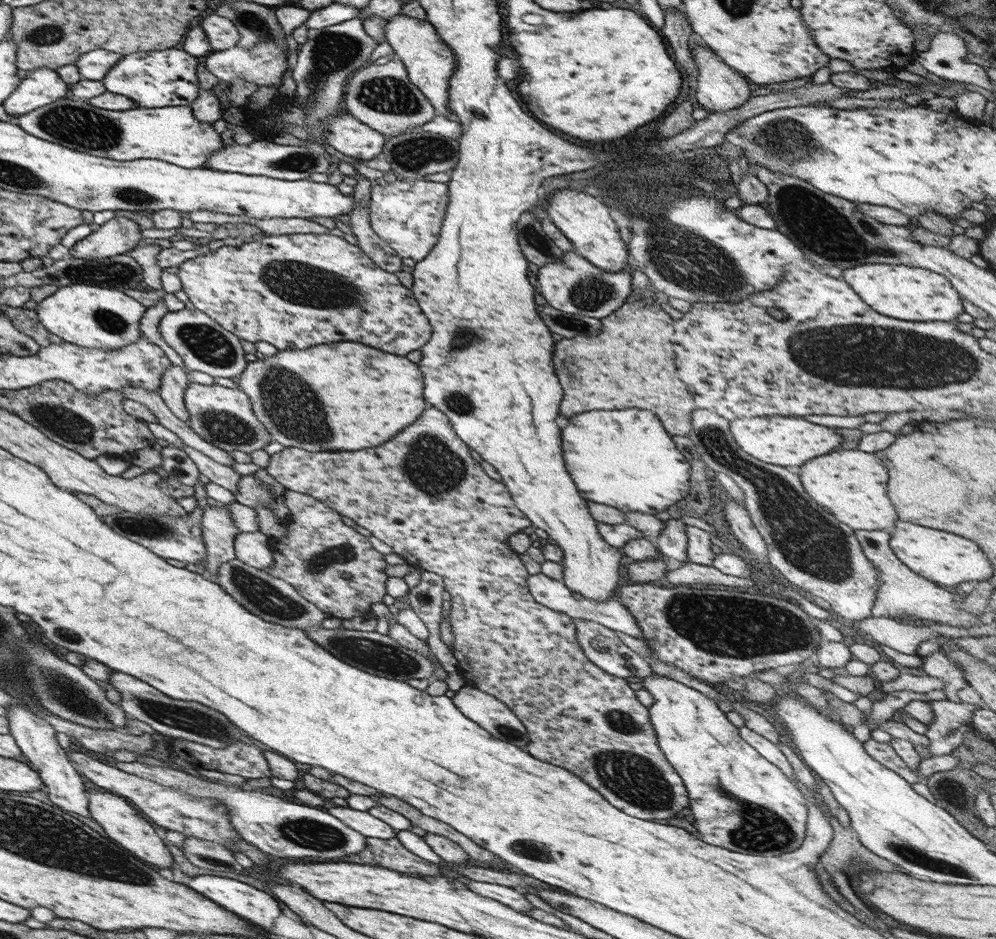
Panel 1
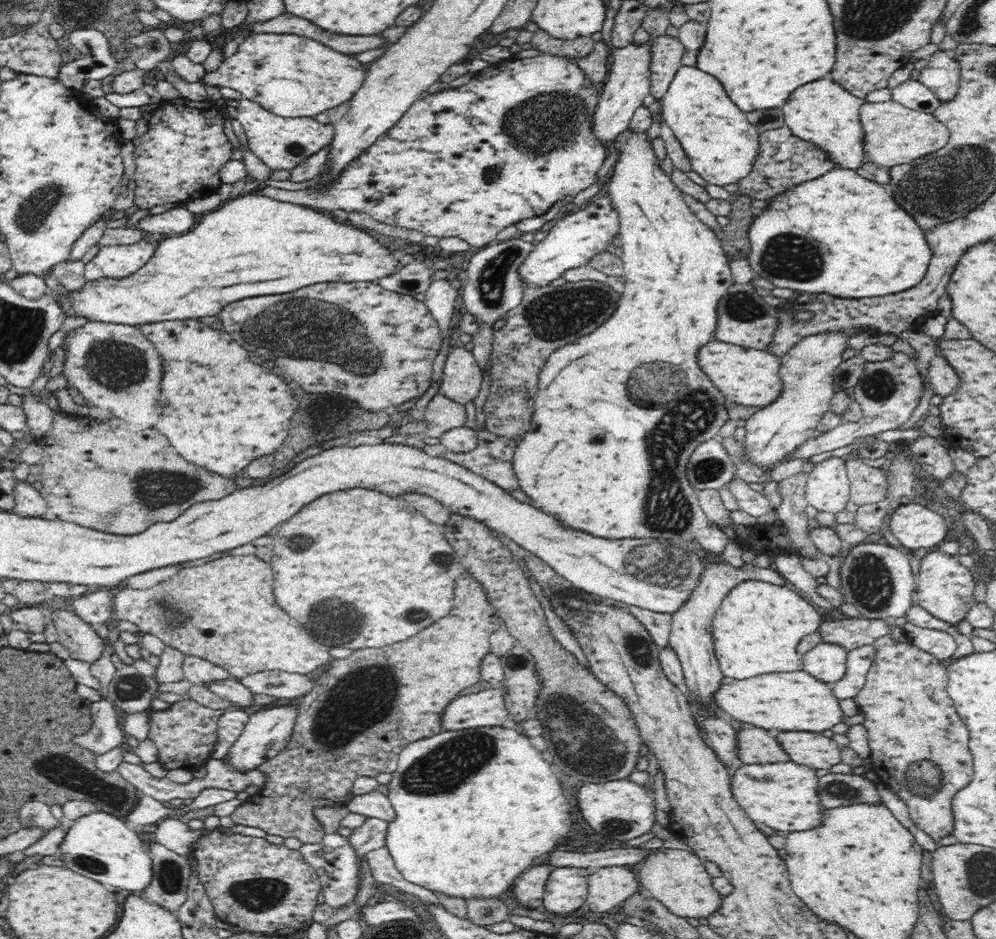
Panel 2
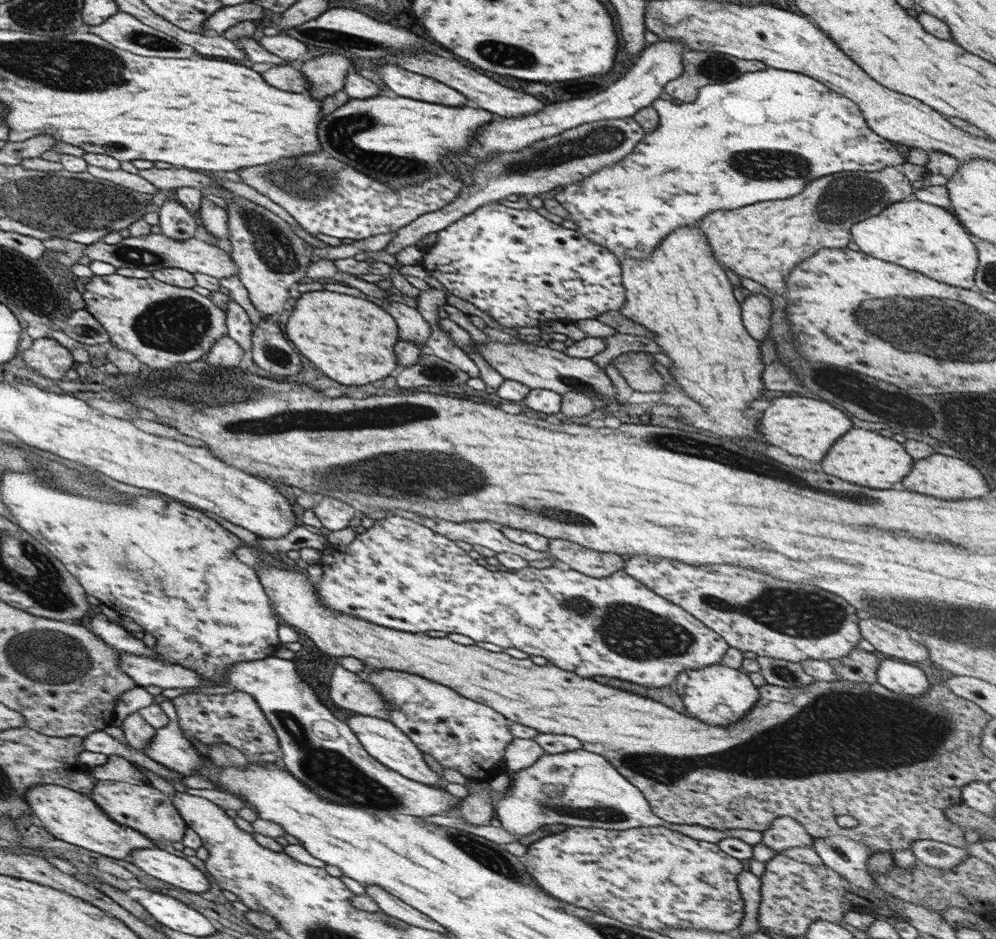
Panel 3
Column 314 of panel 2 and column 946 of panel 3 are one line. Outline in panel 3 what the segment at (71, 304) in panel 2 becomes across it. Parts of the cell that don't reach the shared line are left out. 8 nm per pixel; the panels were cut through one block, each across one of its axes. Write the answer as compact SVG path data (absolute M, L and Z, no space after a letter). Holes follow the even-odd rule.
M907 198L901 202L894 202L880 210L879 213L853 223L850 226L850 240L857 244L859 251L865 252L873 258L881 258L885 262L893 262L907 270L921 272L937 282L949 284L962 289L974 289L974 274L978 263L975 245L969 240L971 234L961 228L961 224L951 216L950 210L941 210L937 206L918 201L916 198Z

